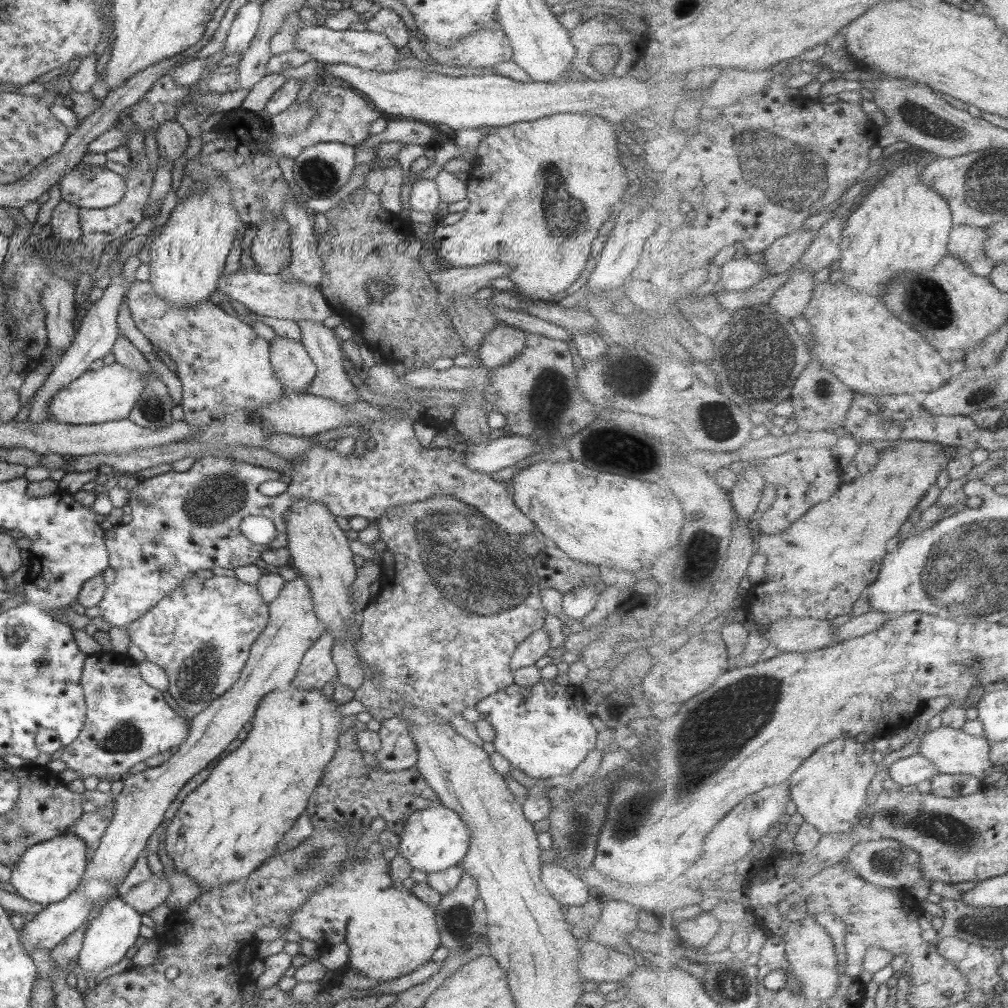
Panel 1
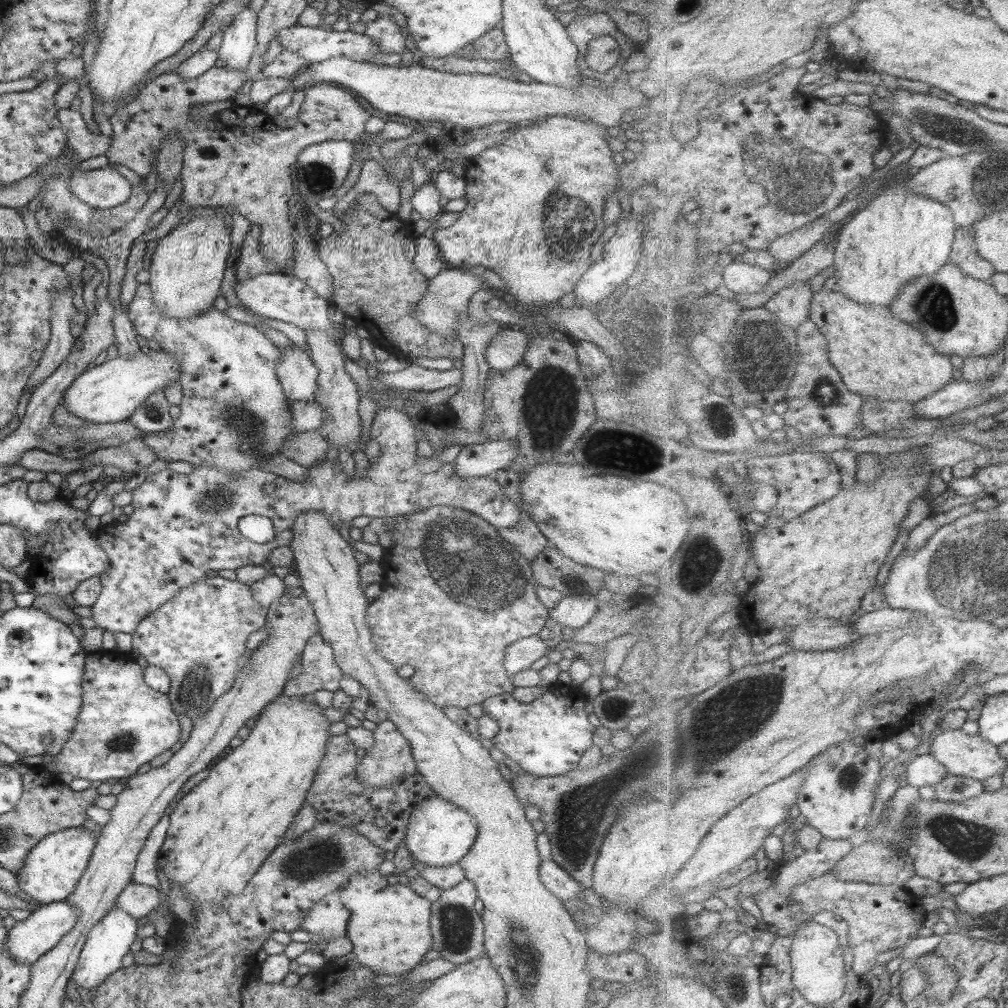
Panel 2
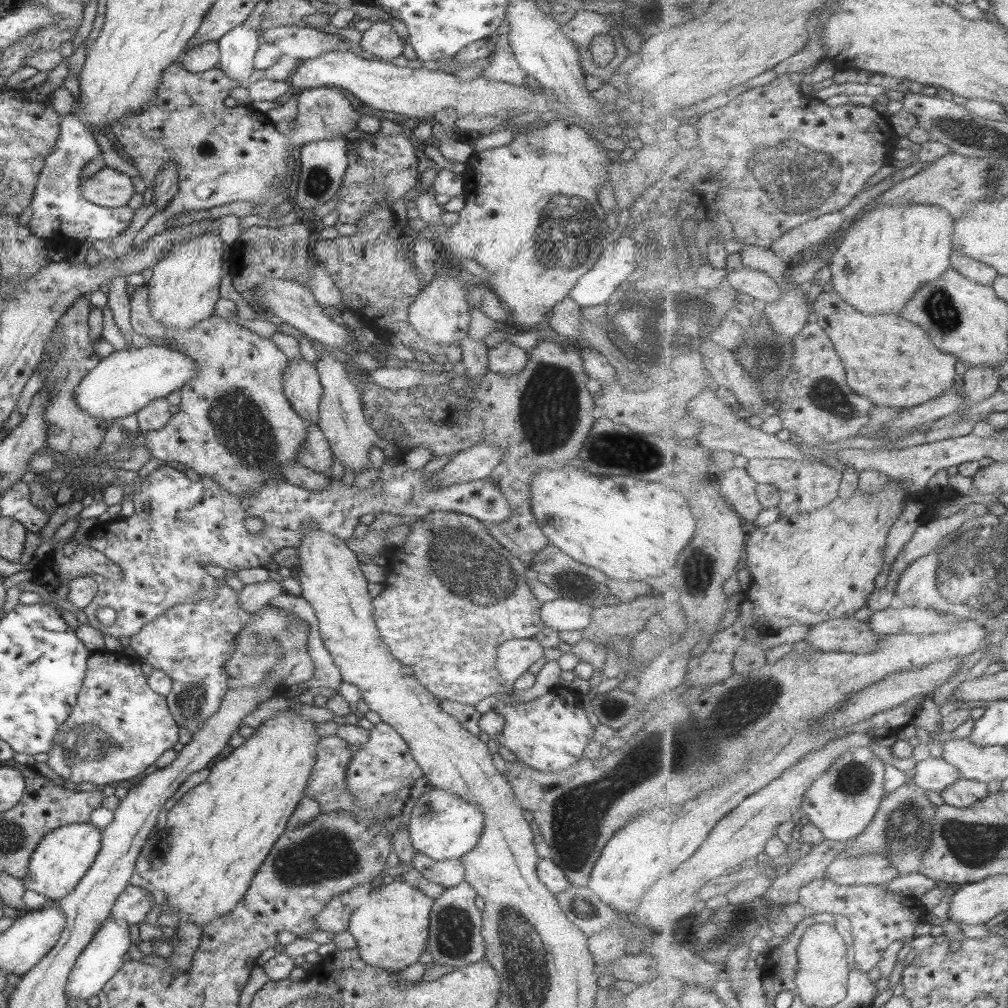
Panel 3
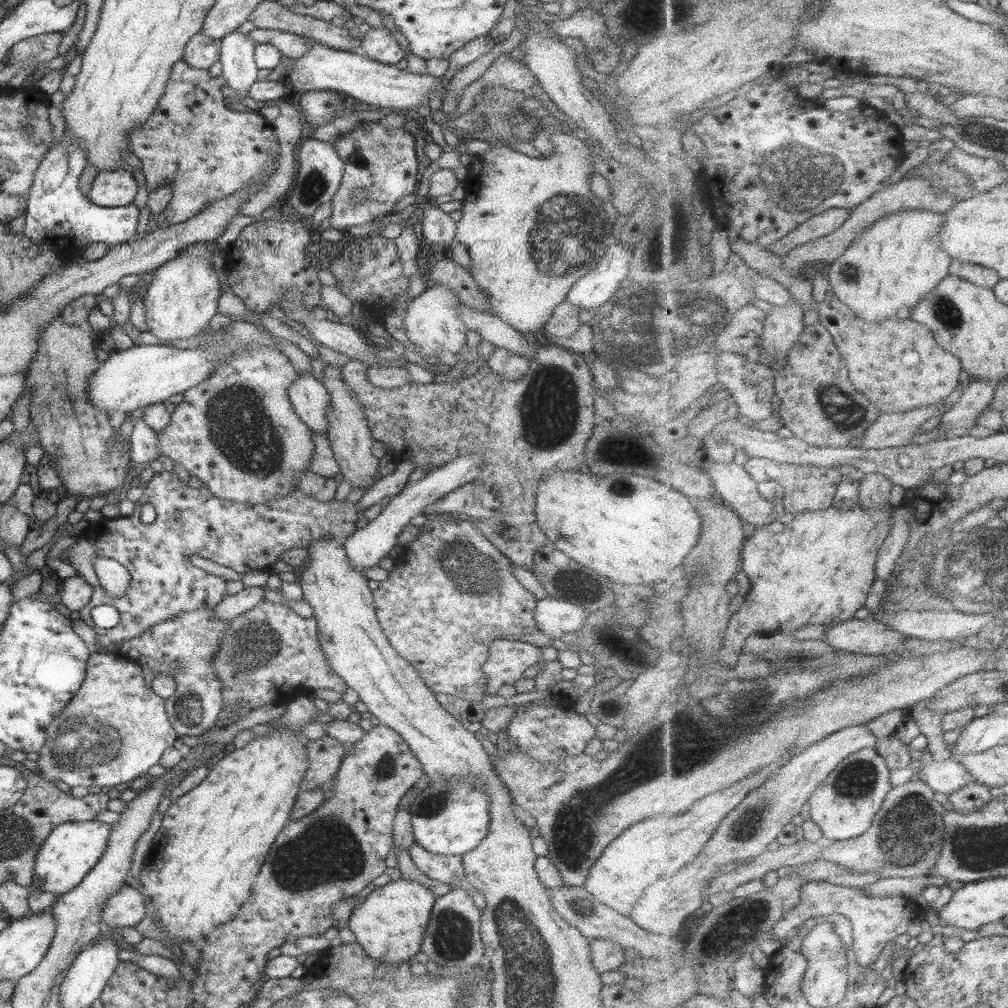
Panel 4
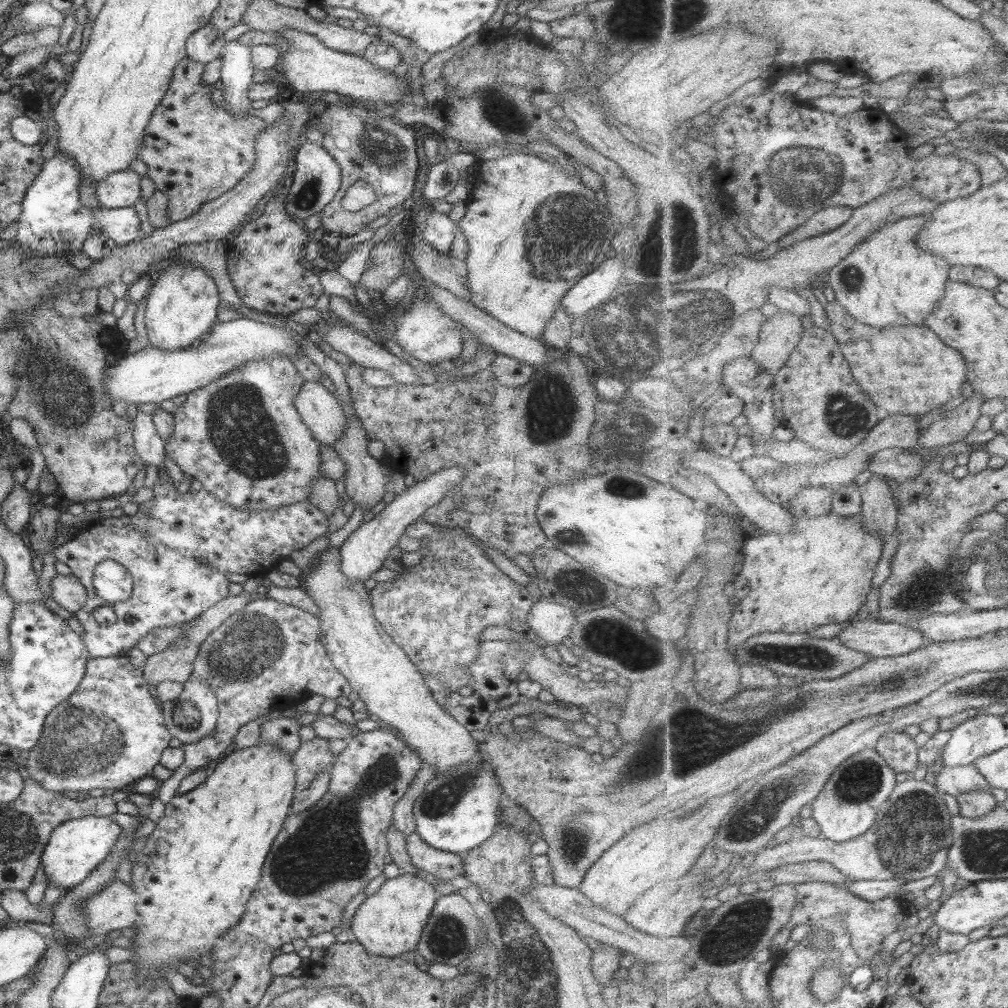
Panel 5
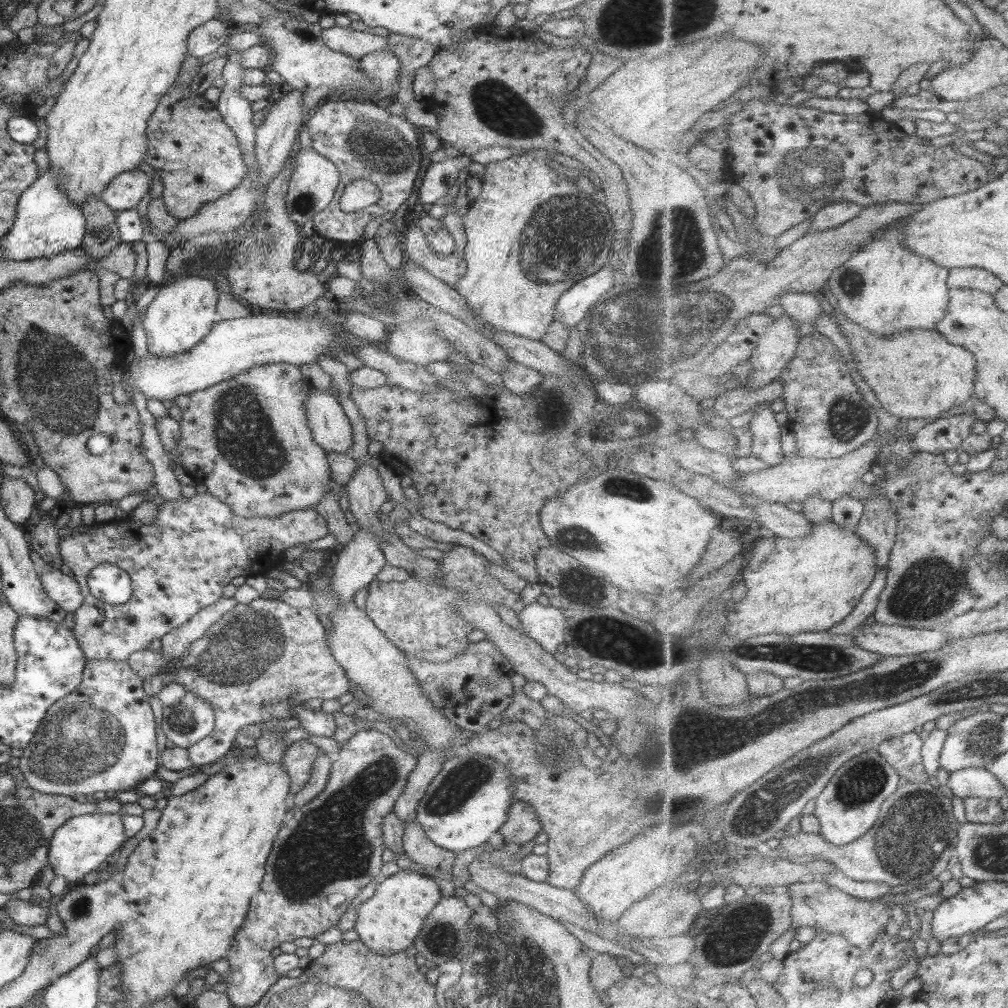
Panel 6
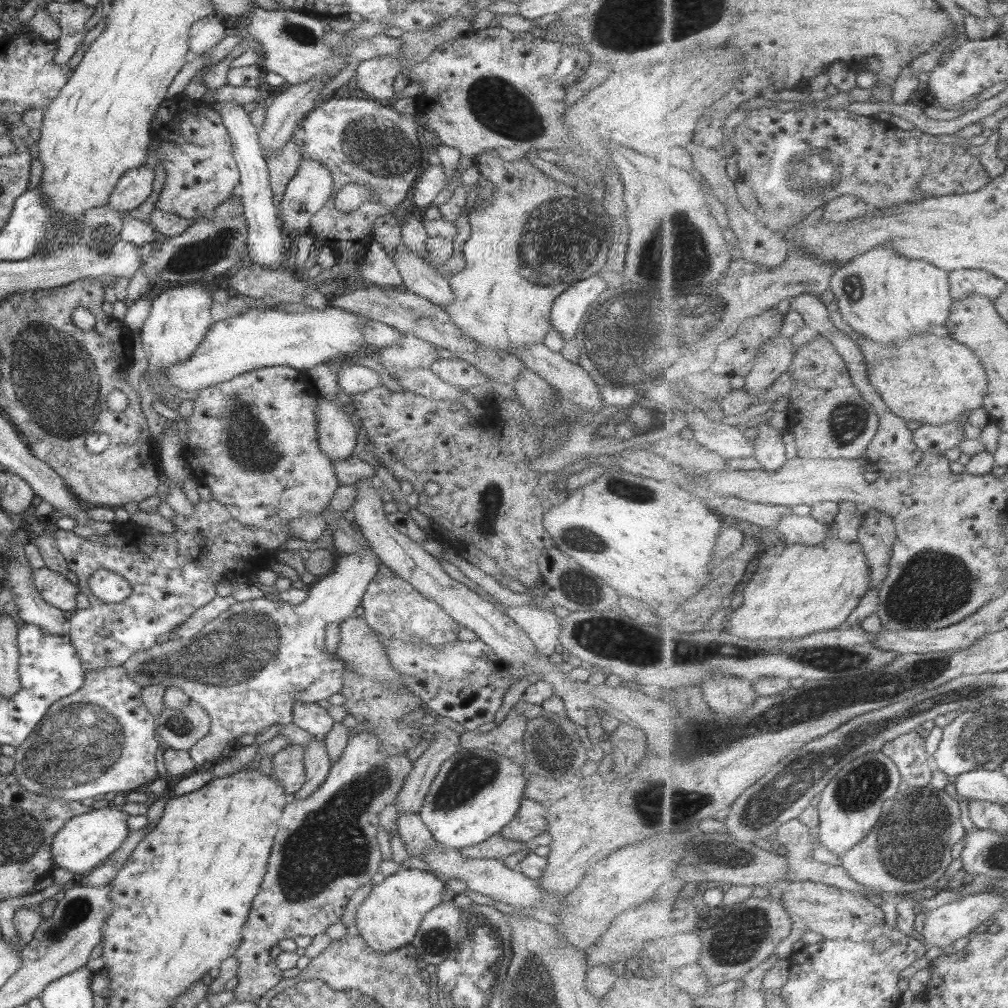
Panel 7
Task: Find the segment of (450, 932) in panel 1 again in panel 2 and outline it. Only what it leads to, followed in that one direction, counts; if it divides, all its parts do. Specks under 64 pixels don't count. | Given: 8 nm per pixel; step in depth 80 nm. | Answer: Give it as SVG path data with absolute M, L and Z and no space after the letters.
M464 878L455 886L440 891L439 898L430 903L431 949L439 952L443 960L452 962L454 965L483 955L483 923L479 914L473 909L476 898L474 884Z

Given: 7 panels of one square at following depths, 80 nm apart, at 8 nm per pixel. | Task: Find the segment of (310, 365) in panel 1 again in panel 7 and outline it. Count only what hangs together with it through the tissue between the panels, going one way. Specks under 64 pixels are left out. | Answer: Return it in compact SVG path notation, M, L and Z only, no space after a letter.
M316 396L316 441L319 450L331 462L347 458L354 446L356 428L350 419L333 401Z

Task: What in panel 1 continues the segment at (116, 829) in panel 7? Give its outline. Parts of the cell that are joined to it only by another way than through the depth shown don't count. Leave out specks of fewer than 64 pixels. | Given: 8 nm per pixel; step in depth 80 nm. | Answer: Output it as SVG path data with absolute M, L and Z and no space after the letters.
M63 834L28 846L10 868L9 884L21 898L38 905L63 900L77 888L86 865L85 843L74 834Z

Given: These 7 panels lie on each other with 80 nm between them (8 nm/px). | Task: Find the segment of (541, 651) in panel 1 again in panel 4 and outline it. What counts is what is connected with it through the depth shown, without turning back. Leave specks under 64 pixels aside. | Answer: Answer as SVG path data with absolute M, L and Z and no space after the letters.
M495 639L488 646L488 659L482 666L487 679L485 695L504 699L515 696L514 685L524 670L540 661L540 650L526 642Z

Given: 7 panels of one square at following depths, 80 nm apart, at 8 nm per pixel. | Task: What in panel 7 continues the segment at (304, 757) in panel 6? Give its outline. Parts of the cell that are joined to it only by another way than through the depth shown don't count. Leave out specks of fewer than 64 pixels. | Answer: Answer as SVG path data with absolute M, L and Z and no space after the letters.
M288 743L286 747L272 755L271 776L278 780L284 793L296 793L305 782L304 748Z

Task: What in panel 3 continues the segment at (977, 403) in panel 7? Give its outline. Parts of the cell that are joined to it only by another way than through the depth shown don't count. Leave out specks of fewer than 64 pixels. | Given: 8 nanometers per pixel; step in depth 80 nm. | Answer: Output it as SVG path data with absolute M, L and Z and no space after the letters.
M837 291L821 292L812 298L817 322L827 331L833 341L835 351L844 362L848 385L857 393L870 398L875 405L892 406L897 410L929 402L941 396L955 384L955 366L958 358L952 354L943 354L929 338L929 334L897 316L897 314L865 314L849 304Z

